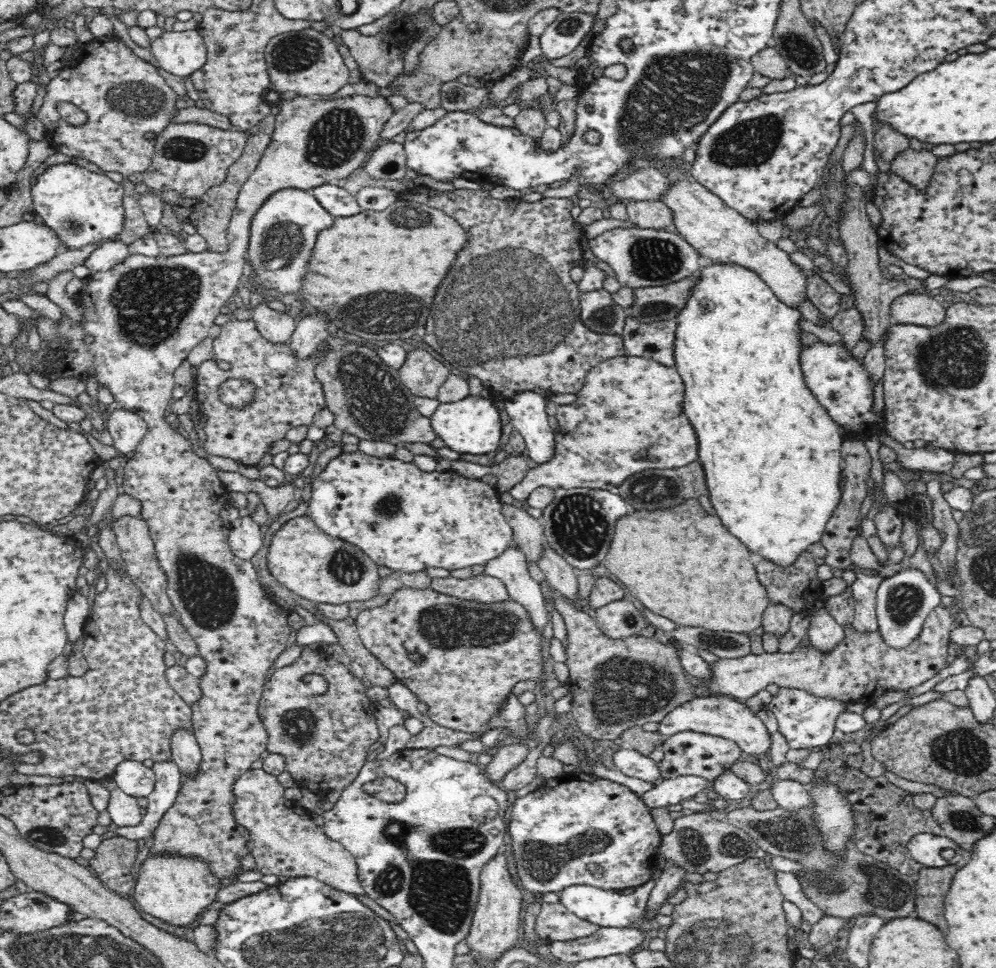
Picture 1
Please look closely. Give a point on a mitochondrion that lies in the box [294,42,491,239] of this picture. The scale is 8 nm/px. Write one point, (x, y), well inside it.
(336, 138)

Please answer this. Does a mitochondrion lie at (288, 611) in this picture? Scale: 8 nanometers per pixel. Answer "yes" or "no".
no

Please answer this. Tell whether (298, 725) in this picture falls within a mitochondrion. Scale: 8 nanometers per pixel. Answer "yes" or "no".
yes

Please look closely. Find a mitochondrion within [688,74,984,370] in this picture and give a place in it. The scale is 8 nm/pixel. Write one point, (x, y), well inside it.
(752, 142)

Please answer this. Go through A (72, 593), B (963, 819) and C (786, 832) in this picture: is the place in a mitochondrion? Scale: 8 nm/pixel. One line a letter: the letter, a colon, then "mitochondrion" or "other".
A: other
B: mitochondrion
C: mitochondrion

